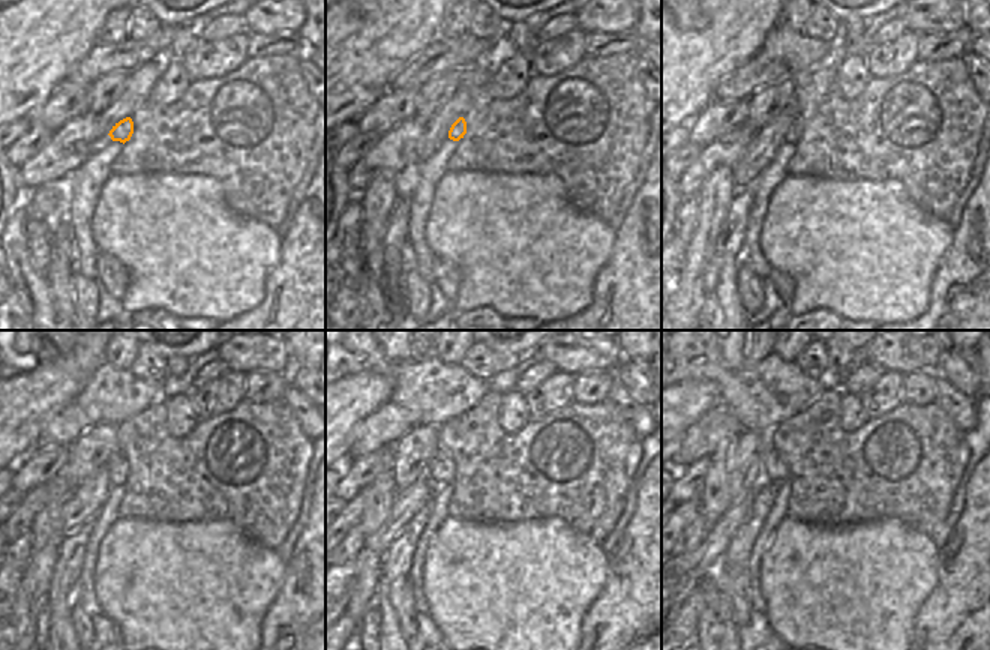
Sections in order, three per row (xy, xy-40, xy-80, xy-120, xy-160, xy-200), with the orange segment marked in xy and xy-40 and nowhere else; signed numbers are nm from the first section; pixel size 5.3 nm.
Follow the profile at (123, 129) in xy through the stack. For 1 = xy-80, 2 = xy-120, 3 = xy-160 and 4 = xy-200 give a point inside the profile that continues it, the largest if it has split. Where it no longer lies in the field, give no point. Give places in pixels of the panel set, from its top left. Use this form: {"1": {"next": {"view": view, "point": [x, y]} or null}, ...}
{"1": {"next": {"view": "xy-80", "point": [795, 129]}}, "2": {"next": {"view": "xy-120", "point": [113, 464]}}, "3": {"next": {"view": "xy-160", "point": [441, 470]}}, "4": {"next": {"view": "xy-200", "point": [774, 470]}}}

